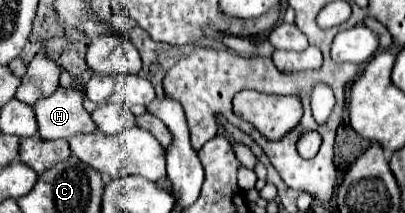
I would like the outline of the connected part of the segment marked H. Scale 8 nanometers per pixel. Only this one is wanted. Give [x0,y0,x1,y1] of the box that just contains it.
[34,86,98,140]

